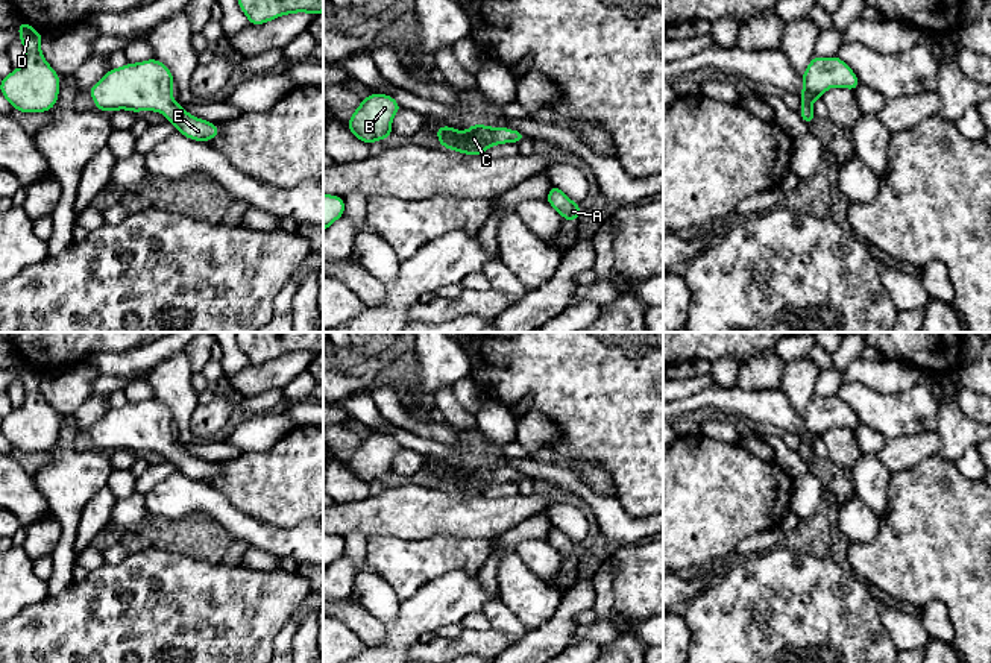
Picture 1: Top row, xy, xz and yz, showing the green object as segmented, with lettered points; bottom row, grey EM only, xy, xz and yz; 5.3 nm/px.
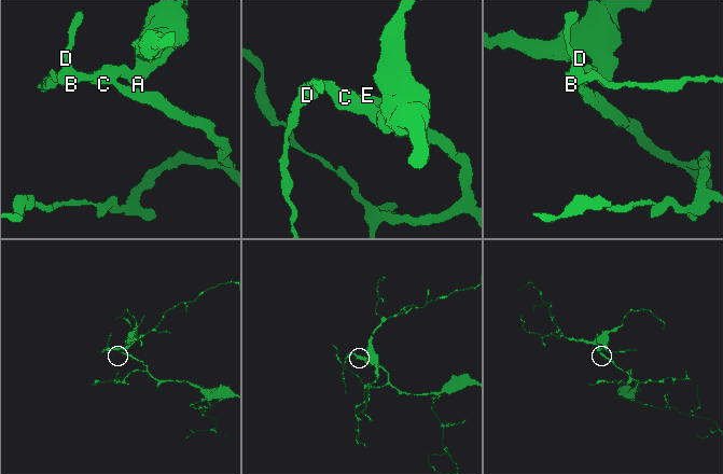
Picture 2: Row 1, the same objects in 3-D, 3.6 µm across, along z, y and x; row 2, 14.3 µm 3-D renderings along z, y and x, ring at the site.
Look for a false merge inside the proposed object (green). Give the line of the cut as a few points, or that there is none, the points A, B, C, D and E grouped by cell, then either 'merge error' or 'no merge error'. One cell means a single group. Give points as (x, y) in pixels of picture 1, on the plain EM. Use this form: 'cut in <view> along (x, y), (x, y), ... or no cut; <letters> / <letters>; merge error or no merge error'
no cut; A B C D E; no merge error

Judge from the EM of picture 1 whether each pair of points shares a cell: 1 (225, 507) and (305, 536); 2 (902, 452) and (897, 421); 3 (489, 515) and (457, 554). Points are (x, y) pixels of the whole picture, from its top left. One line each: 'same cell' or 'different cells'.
1: same cell
2: different cells
3: different cells

